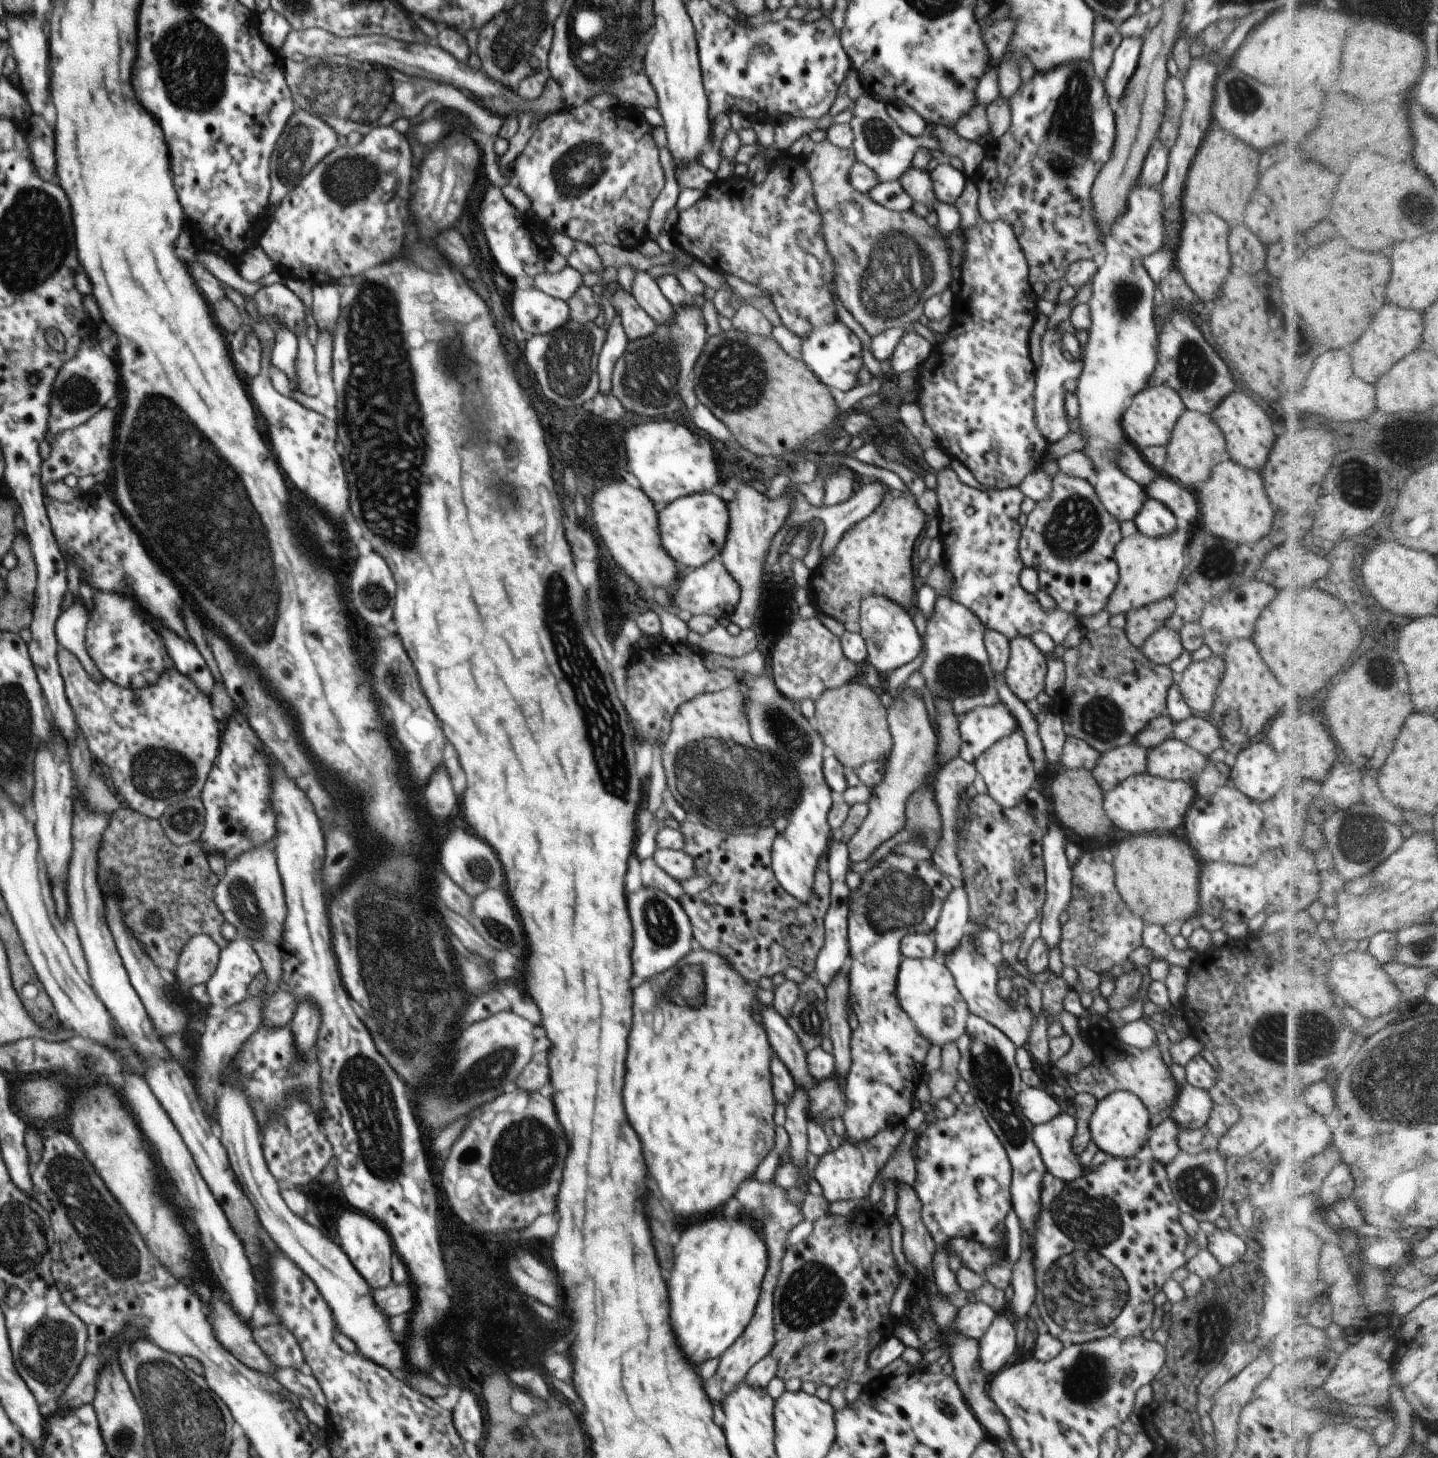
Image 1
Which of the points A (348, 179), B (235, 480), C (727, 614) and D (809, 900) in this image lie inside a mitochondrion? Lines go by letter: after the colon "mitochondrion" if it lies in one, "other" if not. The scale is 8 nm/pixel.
A: mitochondrion
B: mitochondrion
C: other
D: other

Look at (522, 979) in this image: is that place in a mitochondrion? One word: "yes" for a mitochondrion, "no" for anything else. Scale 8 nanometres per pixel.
no

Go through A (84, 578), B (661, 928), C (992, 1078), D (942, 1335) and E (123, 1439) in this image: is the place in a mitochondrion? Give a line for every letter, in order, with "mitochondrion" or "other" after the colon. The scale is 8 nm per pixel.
A: other
B: mitochondrion
C: mitochondrion
D: other
E: mitochondrion

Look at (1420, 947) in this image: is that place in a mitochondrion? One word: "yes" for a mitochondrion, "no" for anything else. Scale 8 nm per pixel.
yes

